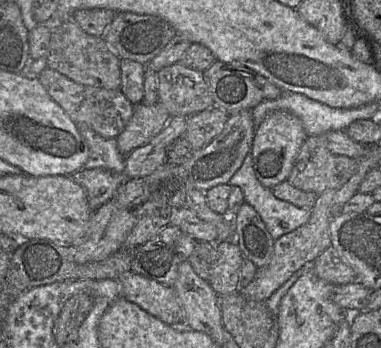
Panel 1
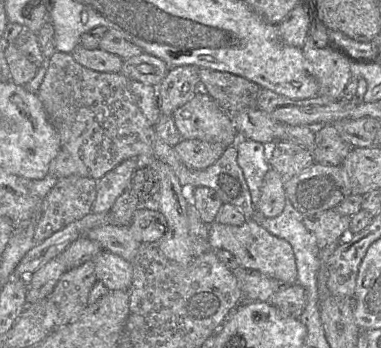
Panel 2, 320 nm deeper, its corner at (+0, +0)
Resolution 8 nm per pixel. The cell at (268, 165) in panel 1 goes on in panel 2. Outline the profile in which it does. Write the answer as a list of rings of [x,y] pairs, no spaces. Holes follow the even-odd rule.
[[[272,167],[266,173],[261,187],[257,211],[267,218],[280,215],[285,206],[284,180]]]

